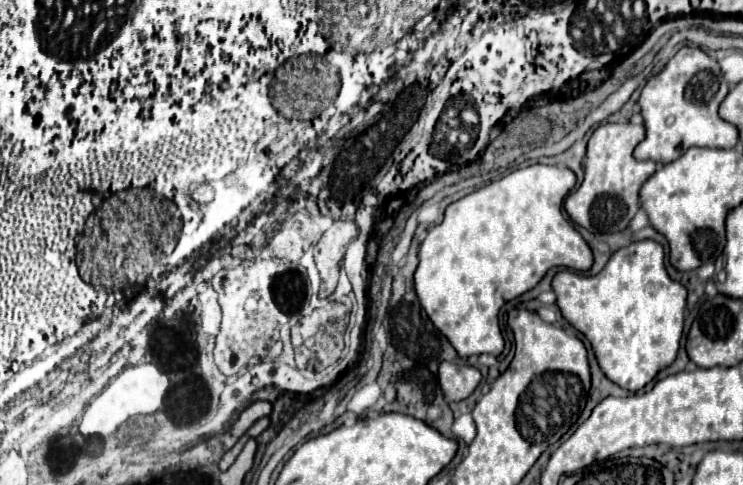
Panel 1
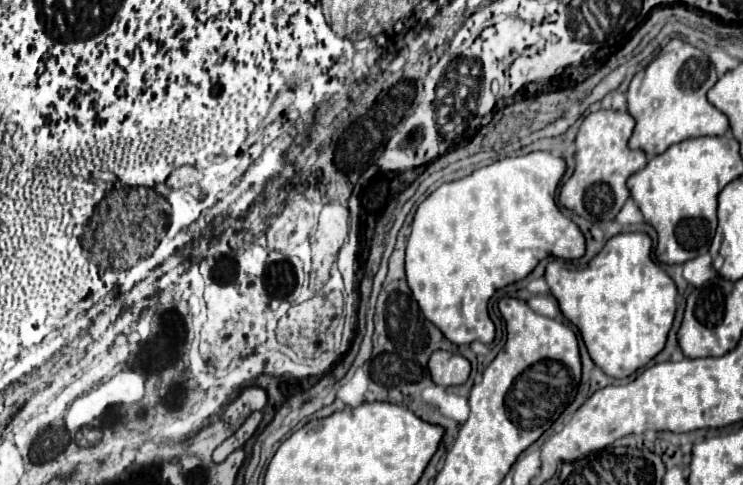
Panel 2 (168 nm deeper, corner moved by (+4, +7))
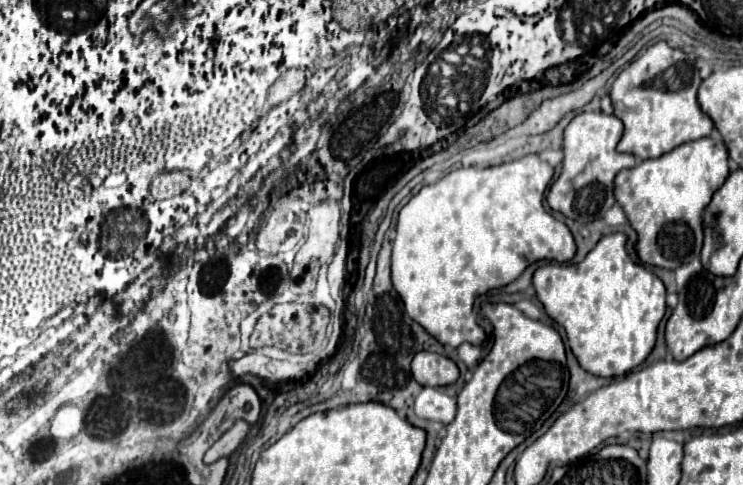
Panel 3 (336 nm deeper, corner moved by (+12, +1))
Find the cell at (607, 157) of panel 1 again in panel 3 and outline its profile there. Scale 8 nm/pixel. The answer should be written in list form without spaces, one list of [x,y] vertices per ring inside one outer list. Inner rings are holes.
[[[580,113],[576,115],[564,131],[564,163],[560,177],[552,183],[548,191],[548,205],[578,223],[590,223],[602,219],[604,213],[616,203],[614,199],[614,179],[622,169],[636,165],[634,157],[628,153],[618,153],[616,145],[622,139],[622,121],[614,115]]]

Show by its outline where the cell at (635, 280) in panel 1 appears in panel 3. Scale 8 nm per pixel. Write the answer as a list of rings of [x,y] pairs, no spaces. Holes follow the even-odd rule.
[[[612,233],[598,241],[598,245],[578,265],[548,263],[536,269],[534,287],[536,297],[544,305],[546,313],[564,327],[568,343],[578,363],[598,377],[622,377],[634,367],[642,365],[656,343],[656,329],[666,313],[666,287],[646,267],[634,263],[626,251],[628,237],[624,233]]]

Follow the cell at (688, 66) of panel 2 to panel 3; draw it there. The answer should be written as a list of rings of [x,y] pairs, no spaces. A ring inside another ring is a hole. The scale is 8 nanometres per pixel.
[[[666,41],[648,47],[644,55],[634,59],[618,75],[610,91],[614,115],[624,123],[624,137],[618,143],[618,151],[632,153],[644,161],[660,157],[686,141],[710,137],[714,123],[696,99],[700,83],[700,73],[688,53],[672,49]]]

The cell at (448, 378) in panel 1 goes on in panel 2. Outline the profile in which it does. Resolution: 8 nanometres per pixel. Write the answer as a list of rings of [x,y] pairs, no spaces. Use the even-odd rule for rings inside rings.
[[[434,351],[428,359],[428,371],[436,385],[462,385],[470,375],[470,361],[448,351]]]

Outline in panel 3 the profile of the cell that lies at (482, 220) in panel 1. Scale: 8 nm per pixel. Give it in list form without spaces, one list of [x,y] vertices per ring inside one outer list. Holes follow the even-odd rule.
[[[526,155],[518,161],[510,161],[510,163],[500,163],[500,165],[494,165],[494,167],[486,167],[486,169],[478,169],[478,167],[462,167],[462,169],[456,169],[448,175],[444,175],[438,183],[434,185],[426,185],[420,189],[420,193],[416,193],[402,209],[400,209],[400,215],[398,215],[398,225],[396,225],[396,239],[392,241],[392,283],[396,285],[396,291],[398,295],[402,297],[404,301],[404,307],[406,307],[406,313],[416,321],[420,323],[432,337],[436,337],[442,345],[450,345],[450,347],[458,347],[462,343],[472,343],[472,345],[482,345],[484,341],[484,329],[474,321],[472,317],[472,305],[474,305],[474,299],[481,295],[486,294],[496,287],[504,287],[508,283],[512,283],[514,279],[520,277],[520,273],[540,261],[540,259],[548,259],[548,261],[558,261],[558,263],[566,263],[570,261],[574,255],[576,255],[576,243],[574,243],[574,237],[570,233],[570,229],[554,219],[546,209],[544,209],[544,191],[548,187],[548,183],[552,181],[552,175],[554,175],[554,169],[542,161],[538,155]]]

